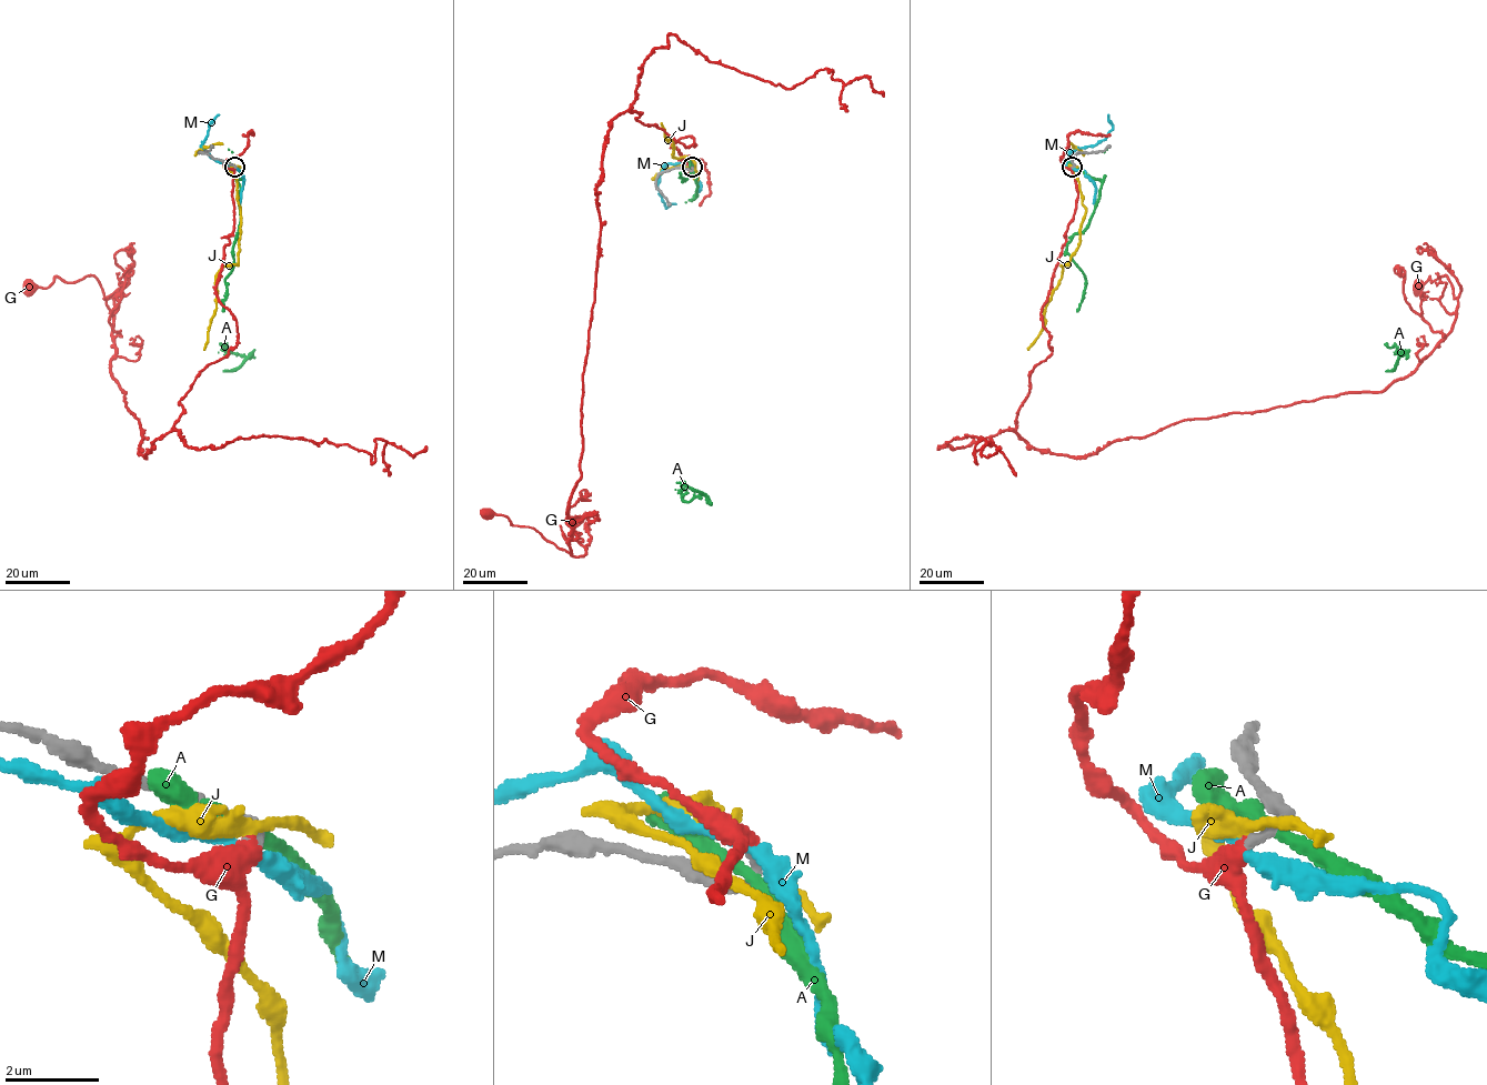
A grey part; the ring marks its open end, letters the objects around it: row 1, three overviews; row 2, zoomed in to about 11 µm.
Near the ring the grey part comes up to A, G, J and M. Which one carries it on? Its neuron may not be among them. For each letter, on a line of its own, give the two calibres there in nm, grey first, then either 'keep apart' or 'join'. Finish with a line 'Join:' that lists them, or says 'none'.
A: 280 nm thick on the grey side, 280 nm on the other; keep apart
G: 240 nm thick on the grey side, 320 nm on the other; join
J: 260 nm thick on the grey side, 280 nm on the other; keep apart
M: 240 nm thick on the grey side, 280 nm on the other; keep apart
Join: G

